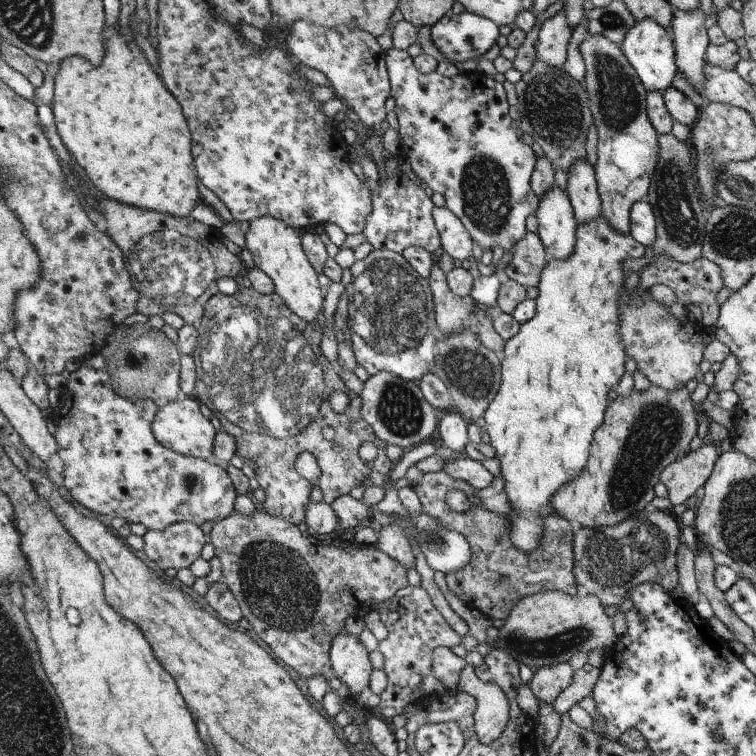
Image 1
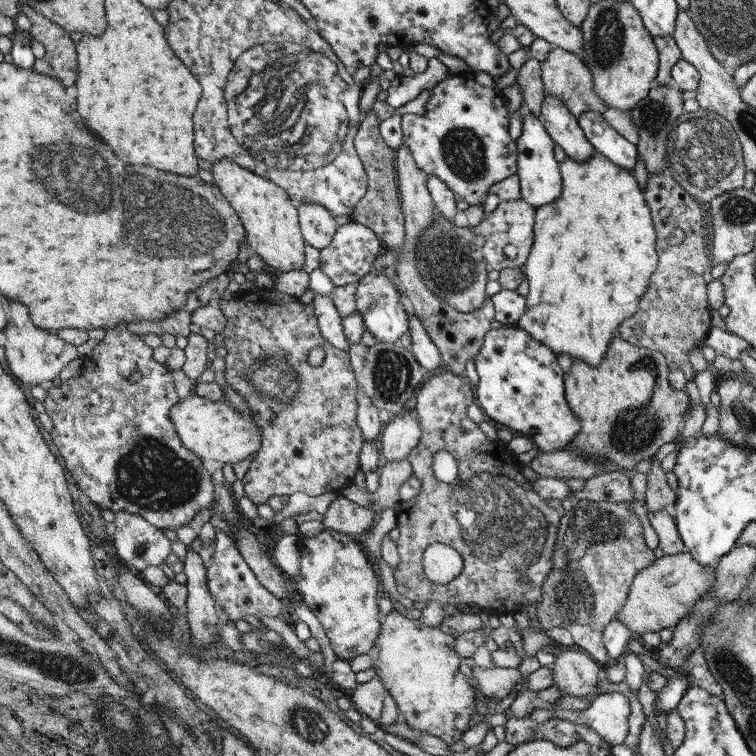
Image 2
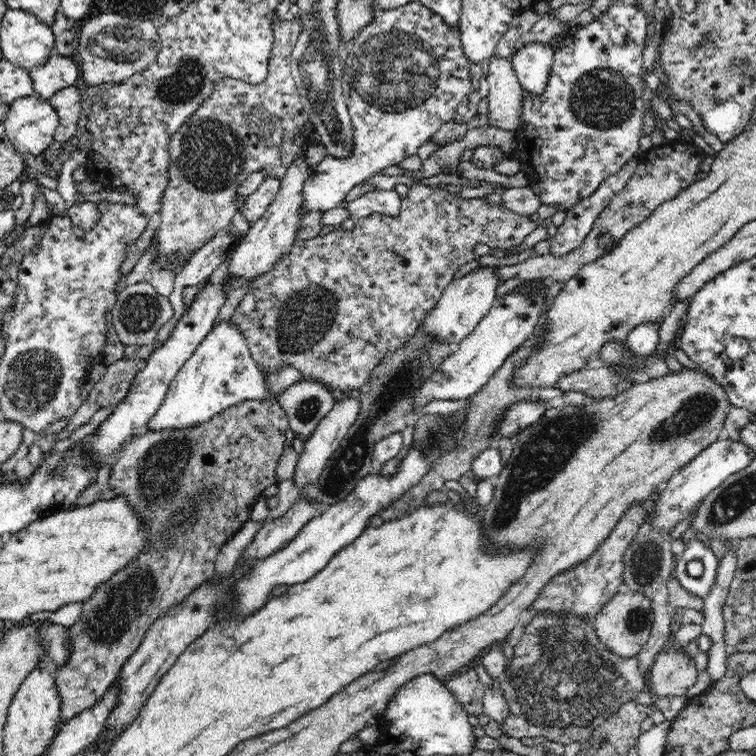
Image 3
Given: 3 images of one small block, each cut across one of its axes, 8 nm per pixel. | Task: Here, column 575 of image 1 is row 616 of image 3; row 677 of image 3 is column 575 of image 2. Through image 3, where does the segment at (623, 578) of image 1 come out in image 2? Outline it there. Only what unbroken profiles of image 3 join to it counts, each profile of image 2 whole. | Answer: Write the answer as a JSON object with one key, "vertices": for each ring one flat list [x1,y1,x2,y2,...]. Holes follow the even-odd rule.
{"vertices":[[582,500,575,503,572,510,566,511,557,531,552,571,544,580,542,600,536,609,542,632,549,632,553,627,566,628,573,637,575,648,585,651,600,666,607,667,610,661,602,640,603,631,626,603,636,574,656,560,654,552,645,544,643,531,640,520,626,503]]}

